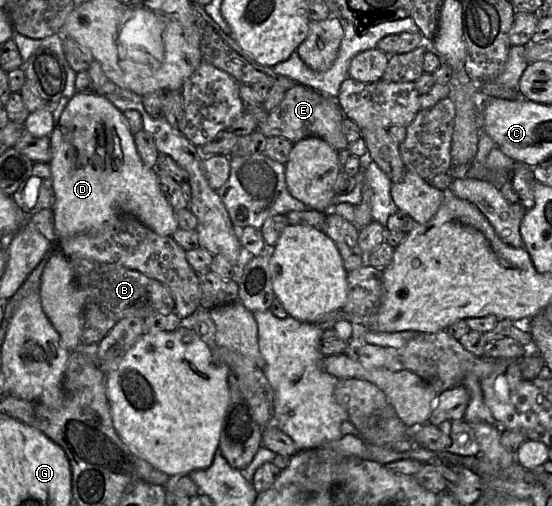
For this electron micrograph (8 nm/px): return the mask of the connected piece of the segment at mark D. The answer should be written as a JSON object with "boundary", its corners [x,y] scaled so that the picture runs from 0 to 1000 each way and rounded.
{"boundary":[[[167,180],[139,182],[123,202],[114,223],[111,225],[105,243],[100,247],[89,271],[92,281],[94,310],[87,324],[92,334],[96,377],[100,385],[100,399],[92,415],[98,425],[98,453],[103,468],[100,480],[101,494],[105,492],[105,474],[112,470],[123,470],[145,460],[178,457],[216,423],[230,423],[248,431],[263,447],[292,466],[312,466],[313,460],[324,451],[324,443],[317,425],[319,417],[313,413],[290,372],[283,336],[268,332],[261,326],[246,292],[243,269],[234,255],[223,221],[208,211],[196,196]]]}

